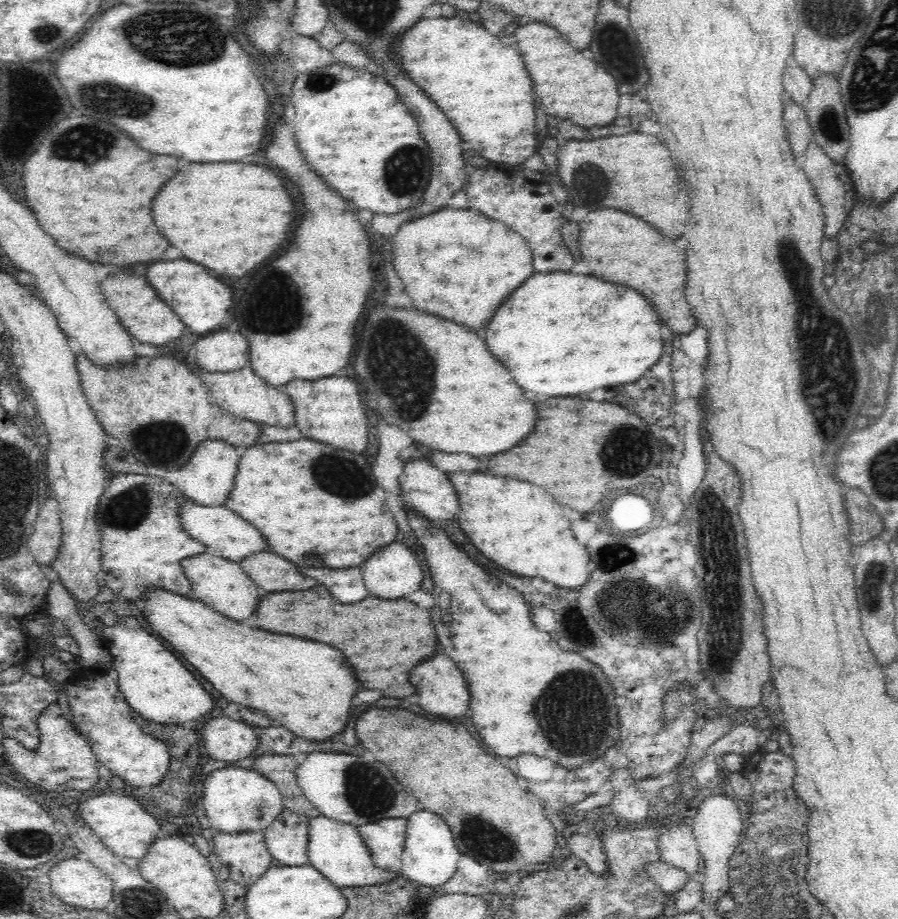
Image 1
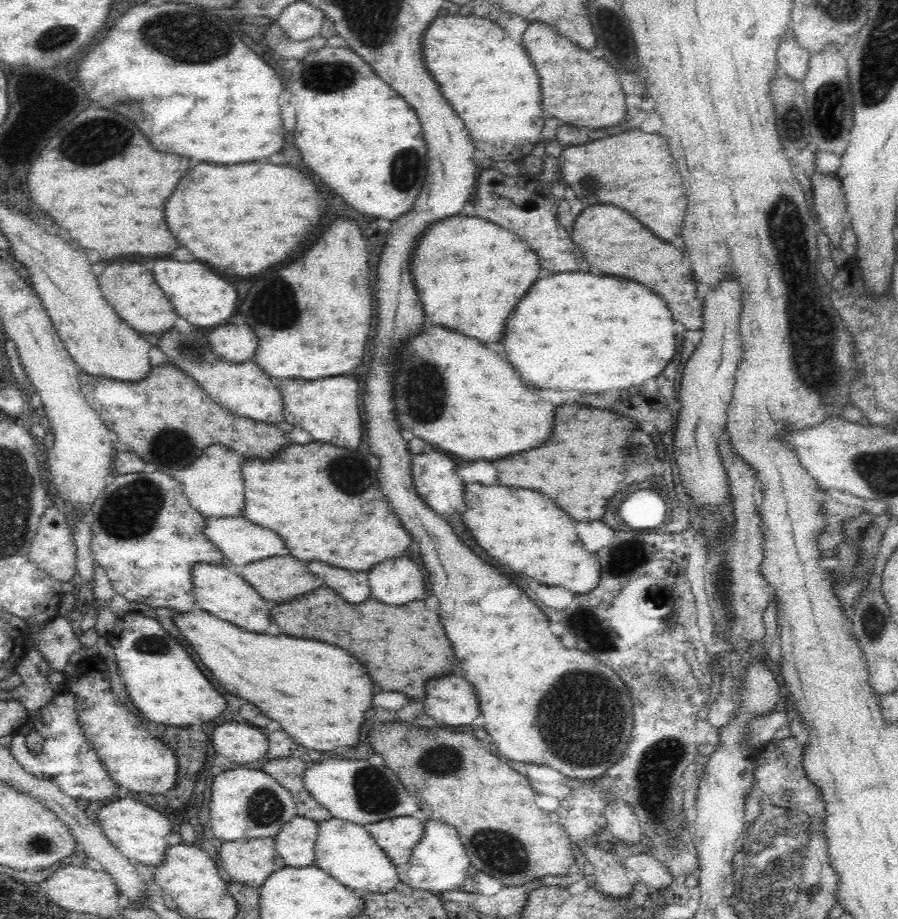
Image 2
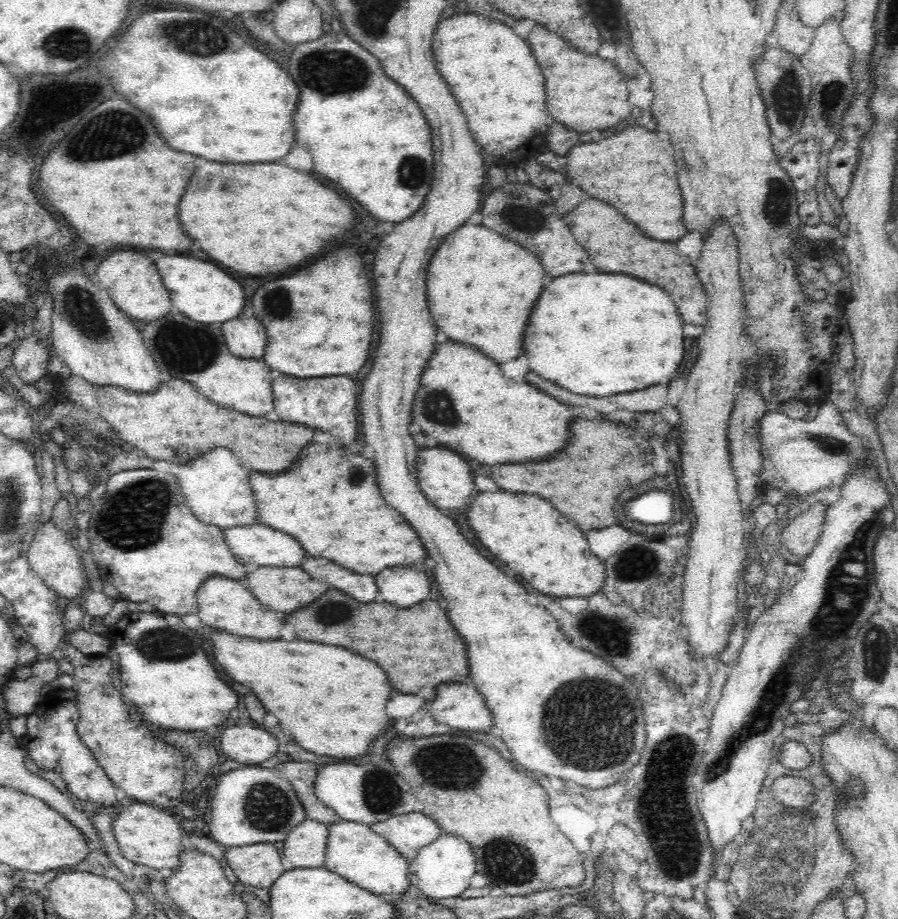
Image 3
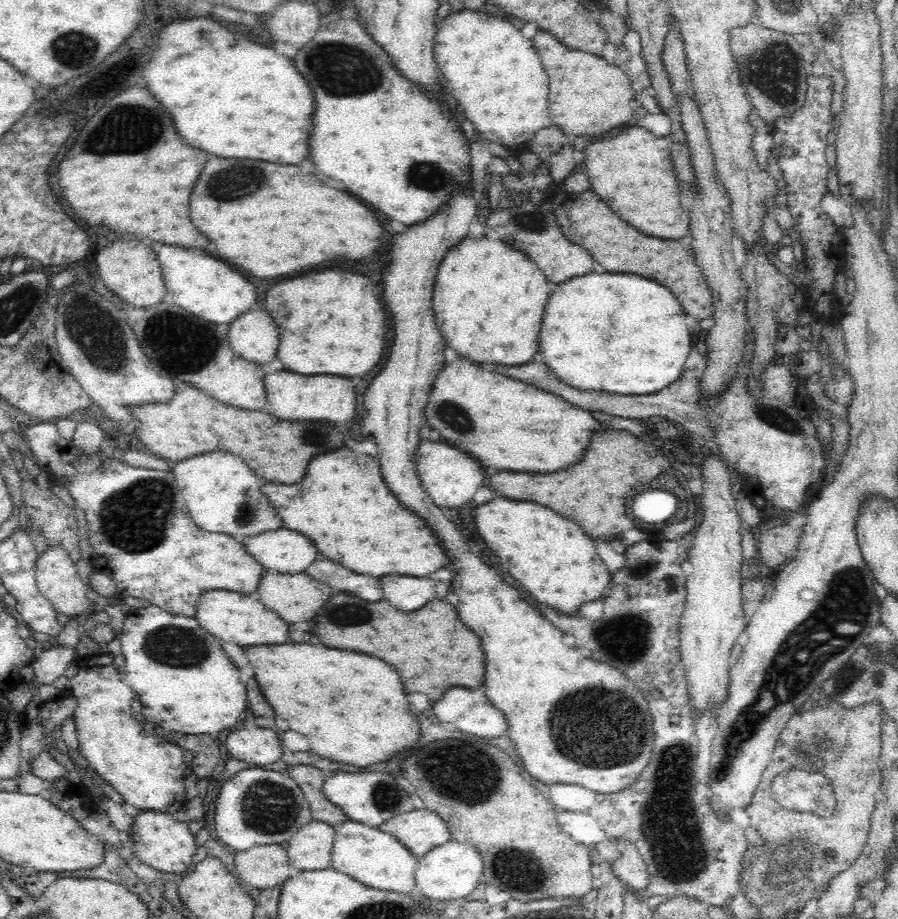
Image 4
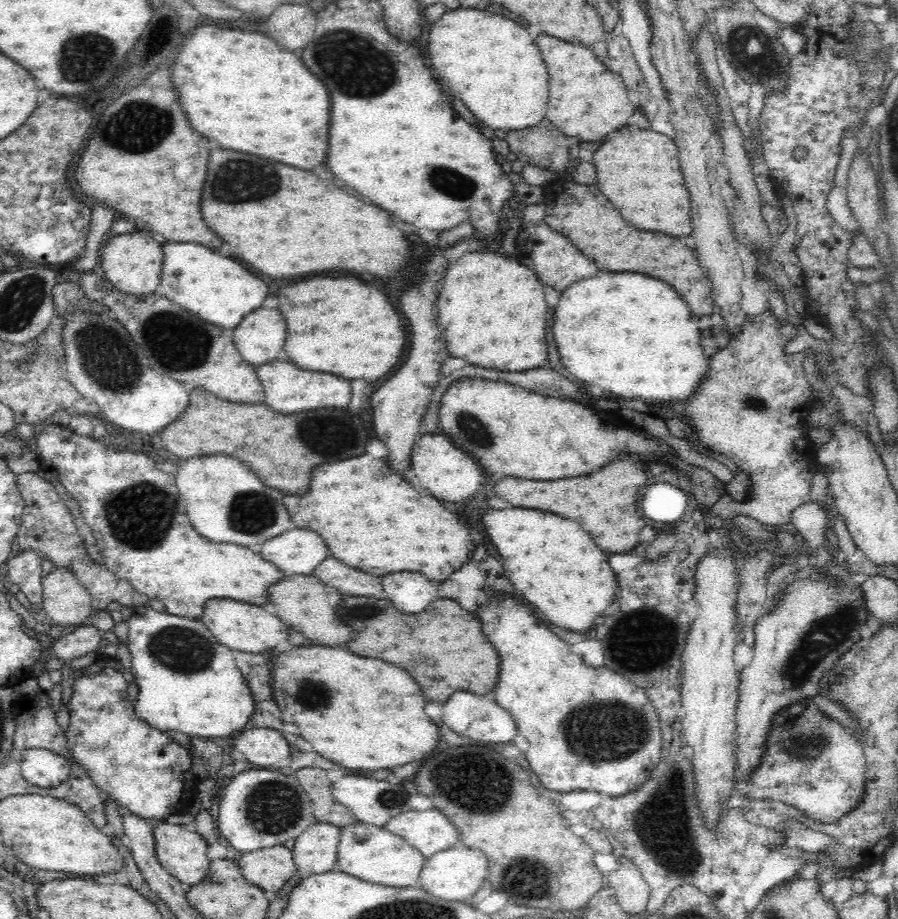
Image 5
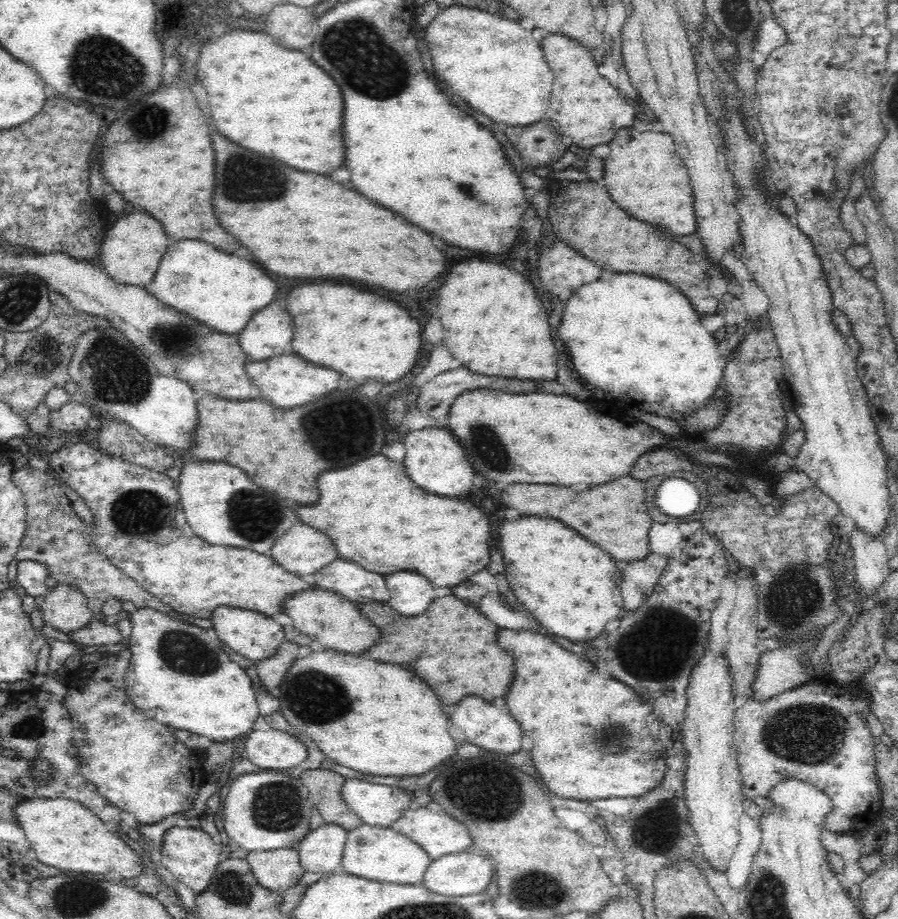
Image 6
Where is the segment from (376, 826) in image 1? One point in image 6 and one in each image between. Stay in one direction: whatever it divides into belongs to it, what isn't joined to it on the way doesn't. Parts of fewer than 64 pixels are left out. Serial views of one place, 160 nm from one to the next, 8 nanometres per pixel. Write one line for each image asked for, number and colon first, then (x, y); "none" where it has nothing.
2: (397, 837)
3: (407, 833)
4: (419, 830)
5: (429, 831)
6: (438, 834)

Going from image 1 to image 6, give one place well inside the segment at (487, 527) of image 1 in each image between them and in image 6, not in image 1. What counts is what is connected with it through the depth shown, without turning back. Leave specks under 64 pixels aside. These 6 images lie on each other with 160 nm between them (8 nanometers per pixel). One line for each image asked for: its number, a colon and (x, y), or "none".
2: (525, 530)
3: (526, 532)
4: (552, 558)
5: (555, 564)
6: (572, 588)

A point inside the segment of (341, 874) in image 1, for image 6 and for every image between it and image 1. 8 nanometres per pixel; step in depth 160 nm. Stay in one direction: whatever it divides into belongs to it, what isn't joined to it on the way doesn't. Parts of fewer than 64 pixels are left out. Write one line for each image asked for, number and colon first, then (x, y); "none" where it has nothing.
2: (345, 850)
3: (355, 852)
4: (374, 858)
5: (373, 854)
6: (376, 853)

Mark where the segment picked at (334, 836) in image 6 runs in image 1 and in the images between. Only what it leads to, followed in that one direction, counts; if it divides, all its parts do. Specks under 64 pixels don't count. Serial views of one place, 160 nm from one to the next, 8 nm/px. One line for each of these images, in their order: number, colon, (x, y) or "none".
1: (286, 838)
2: (294, 842)
3: (304, 846)
4: (309, 849)
5: (314, 851)

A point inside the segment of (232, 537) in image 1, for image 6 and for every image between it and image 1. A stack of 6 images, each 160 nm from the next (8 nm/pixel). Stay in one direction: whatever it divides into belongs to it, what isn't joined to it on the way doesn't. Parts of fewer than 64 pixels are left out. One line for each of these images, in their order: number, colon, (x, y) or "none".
2: (240, 541)
3: (256, 545)
4: (279, 550)
5: (297, 551)
6: (303, 550)

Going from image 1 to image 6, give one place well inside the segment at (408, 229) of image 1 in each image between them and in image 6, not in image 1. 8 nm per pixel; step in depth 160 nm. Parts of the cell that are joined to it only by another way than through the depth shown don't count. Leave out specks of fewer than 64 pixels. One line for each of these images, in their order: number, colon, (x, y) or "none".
2: (473, 291)
3: (480, 286)
4: (488, 296)
5: (491, 311)
6: (493, 322)

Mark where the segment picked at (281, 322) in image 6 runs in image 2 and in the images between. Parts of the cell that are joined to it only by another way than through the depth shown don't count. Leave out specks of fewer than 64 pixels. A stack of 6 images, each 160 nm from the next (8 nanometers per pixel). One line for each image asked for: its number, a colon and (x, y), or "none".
2: (236, 344)
3: (246, 338)
4: (254, 337)
5: (259, 337)

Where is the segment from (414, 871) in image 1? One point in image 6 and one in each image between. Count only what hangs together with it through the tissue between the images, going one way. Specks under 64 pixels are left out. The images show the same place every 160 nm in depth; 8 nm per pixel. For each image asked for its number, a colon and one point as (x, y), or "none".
2: (439, 862)
3: (442, 869)
4: (454, 869)
5: (455, 874)
6: (464, 873)

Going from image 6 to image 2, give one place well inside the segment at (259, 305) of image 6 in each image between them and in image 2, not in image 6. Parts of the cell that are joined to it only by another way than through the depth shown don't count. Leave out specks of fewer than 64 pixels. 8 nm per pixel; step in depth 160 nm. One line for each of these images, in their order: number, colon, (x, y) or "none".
2: (188, 283)
3: (199, 290)
4: (200, 284)
5: (217, 289)

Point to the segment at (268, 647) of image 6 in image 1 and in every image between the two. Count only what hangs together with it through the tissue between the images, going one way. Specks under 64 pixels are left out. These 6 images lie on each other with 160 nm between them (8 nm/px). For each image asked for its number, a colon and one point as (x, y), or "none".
1: (221, 584)
2: (217, 590)
3: (224, 604)
4: (232, 616)
5: (237, 625)

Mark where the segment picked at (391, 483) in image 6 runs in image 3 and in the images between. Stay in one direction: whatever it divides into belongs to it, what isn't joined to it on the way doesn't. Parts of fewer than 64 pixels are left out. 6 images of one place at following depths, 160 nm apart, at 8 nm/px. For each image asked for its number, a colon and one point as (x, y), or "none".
3: (330, 503)
4: (343, 506)
5: (371, 519)

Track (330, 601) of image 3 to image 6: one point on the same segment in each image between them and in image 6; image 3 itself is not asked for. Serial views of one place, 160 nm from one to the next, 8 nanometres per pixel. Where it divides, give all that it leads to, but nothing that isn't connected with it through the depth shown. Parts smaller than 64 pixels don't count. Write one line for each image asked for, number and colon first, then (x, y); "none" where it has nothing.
4: (430, 649)
5: (443, 648)
6: (459, 645)

